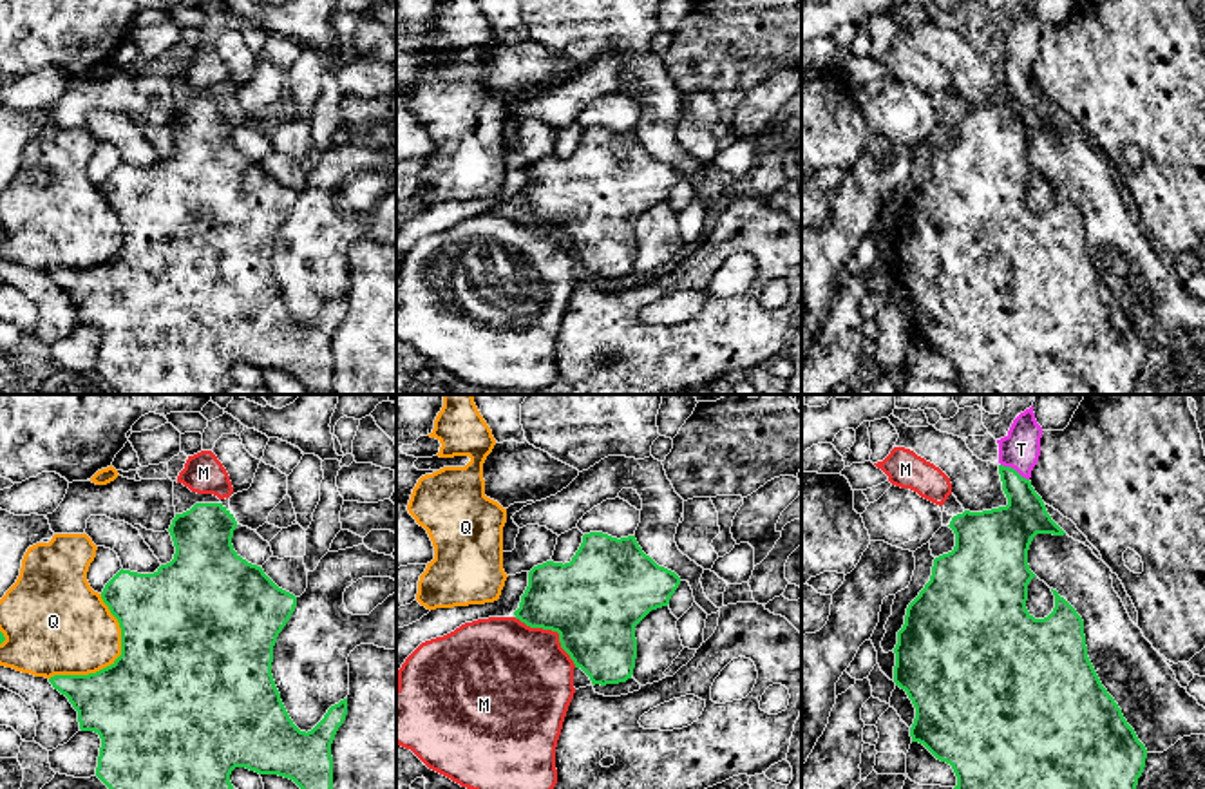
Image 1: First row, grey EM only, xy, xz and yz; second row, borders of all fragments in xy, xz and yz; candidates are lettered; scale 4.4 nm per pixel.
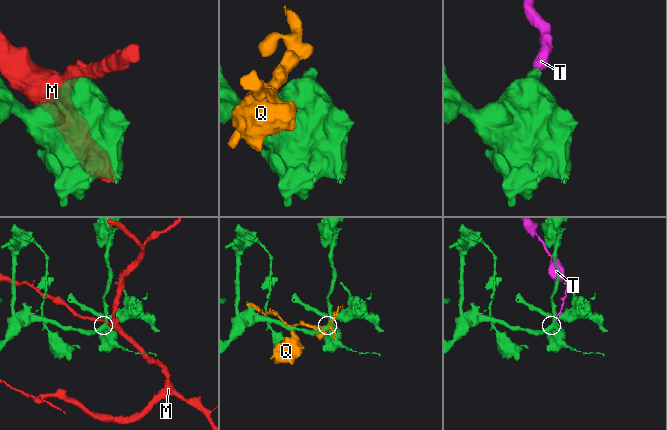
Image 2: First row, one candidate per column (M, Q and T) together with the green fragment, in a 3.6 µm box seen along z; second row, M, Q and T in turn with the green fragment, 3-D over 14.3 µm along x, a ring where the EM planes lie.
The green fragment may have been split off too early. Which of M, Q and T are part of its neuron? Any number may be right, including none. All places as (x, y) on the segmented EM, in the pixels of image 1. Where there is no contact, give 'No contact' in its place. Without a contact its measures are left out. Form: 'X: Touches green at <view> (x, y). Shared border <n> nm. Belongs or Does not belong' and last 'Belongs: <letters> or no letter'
M: Touches green at xz (552, 630). Shared border 360 nm. Does not belong
Q: Touches green at xy (116, 659). Shared border 440 nm. Does not belong
T: Touches green at yz (1014, 469). Shared border 150 nm. Belongs
Belongs: T

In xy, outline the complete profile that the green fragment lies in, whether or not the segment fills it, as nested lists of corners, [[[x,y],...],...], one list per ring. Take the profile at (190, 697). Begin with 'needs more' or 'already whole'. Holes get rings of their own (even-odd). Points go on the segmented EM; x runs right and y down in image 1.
already whole | [[[195,503],[176,514],[168,528],[176,547],[174,559],[154,574],[121,568],[101,592],[121,628],[121,655],[96,673],[49,679],[78,711],[80,729],[100,735],[96,776],[109,789],[233,789],[230,775],[235,767],[279,775],[300,789],[333,789],[331,744],[346,720],[347,699],[331,706],[308,733],[289,718],[271,662],[273,646],[295,612],[297,597],[233,550],[235,528],[237,521],[223,503]]]

